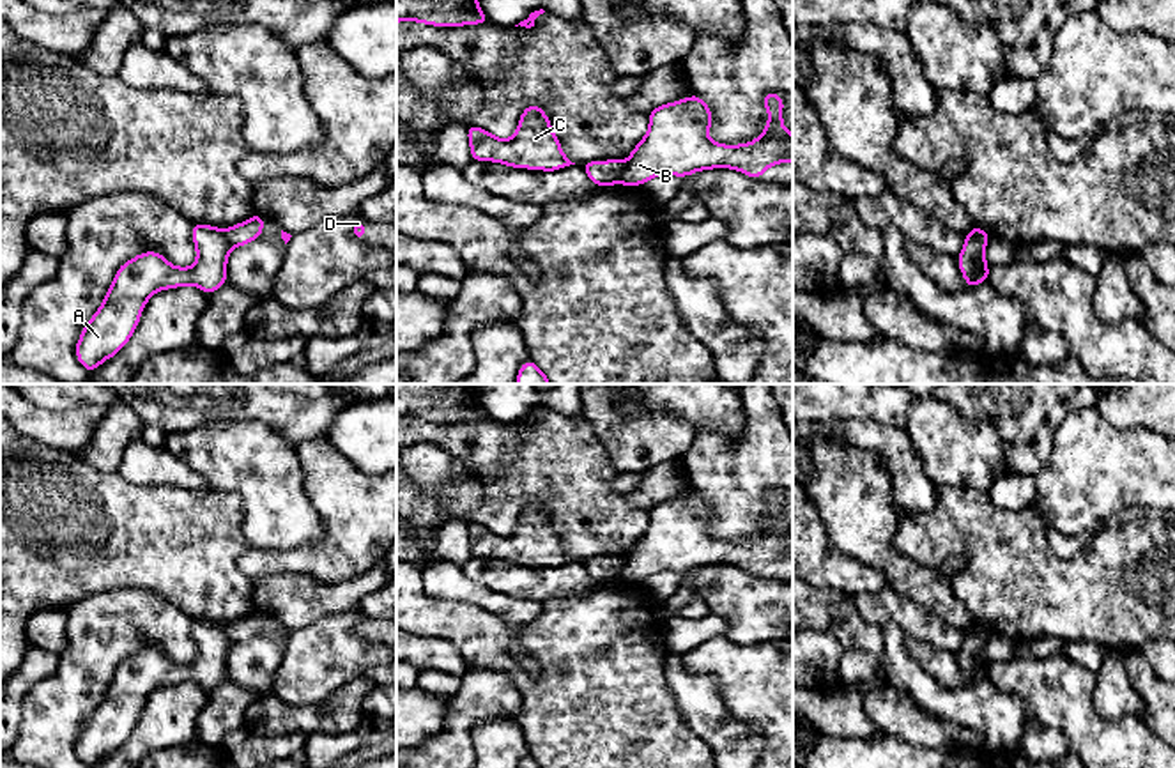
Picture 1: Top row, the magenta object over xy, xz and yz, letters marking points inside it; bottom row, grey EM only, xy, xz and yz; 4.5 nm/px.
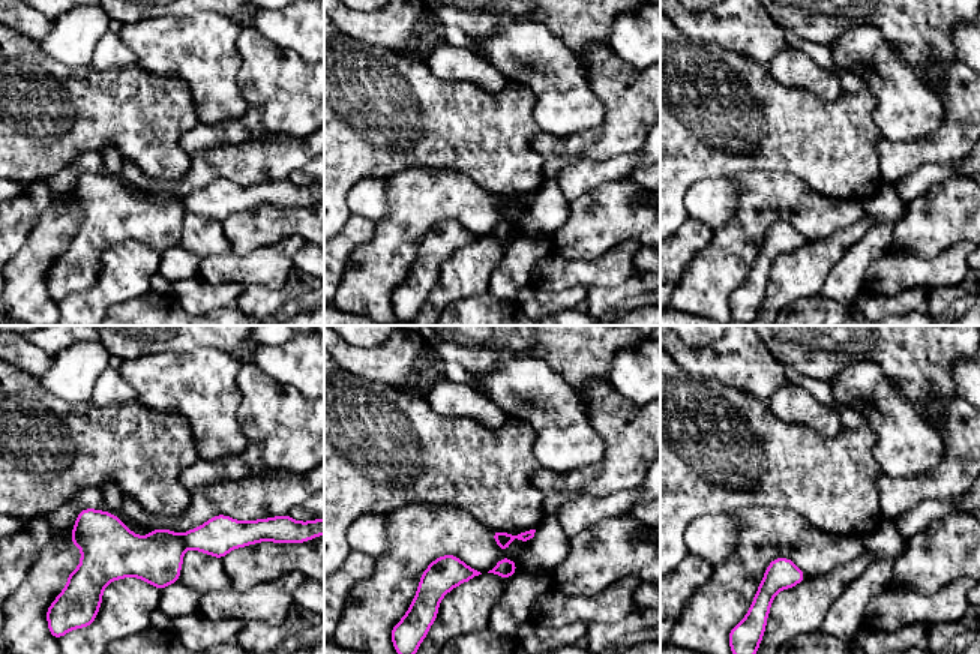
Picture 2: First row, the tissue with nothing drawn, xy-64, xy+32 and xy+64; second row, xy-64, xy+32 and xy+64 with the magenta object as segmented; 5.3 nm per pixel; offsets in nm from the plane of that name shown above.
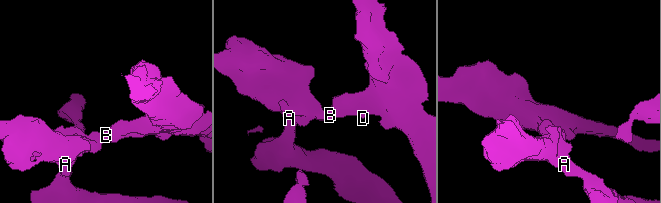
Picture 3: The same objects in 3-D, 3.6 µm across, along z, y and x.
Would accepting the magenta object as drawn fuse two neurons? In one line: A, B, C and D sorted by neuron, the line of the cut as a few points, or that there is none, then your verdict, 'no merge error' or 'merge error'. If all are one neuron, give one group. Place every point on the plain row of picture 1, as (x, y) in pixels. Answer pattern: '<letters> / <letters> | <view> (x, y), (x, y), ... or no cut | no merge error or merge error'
A C / B D | xz (623, 558), (618, 577) | merge error

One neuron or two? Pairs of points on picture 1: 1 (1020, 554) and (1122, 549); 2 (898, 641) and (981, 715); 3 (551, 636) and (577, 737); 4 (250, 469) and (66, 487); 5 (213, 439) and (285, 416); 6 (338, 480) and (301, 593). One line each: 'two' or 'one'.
1: one
2: one
3: one
4: two
5: two
6: two

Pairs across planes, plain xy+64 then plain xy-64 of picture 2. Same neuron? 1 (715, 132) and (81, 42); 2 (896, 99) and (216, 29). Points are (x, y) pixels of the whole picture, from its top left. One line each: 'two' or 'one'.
1: two
2: one

